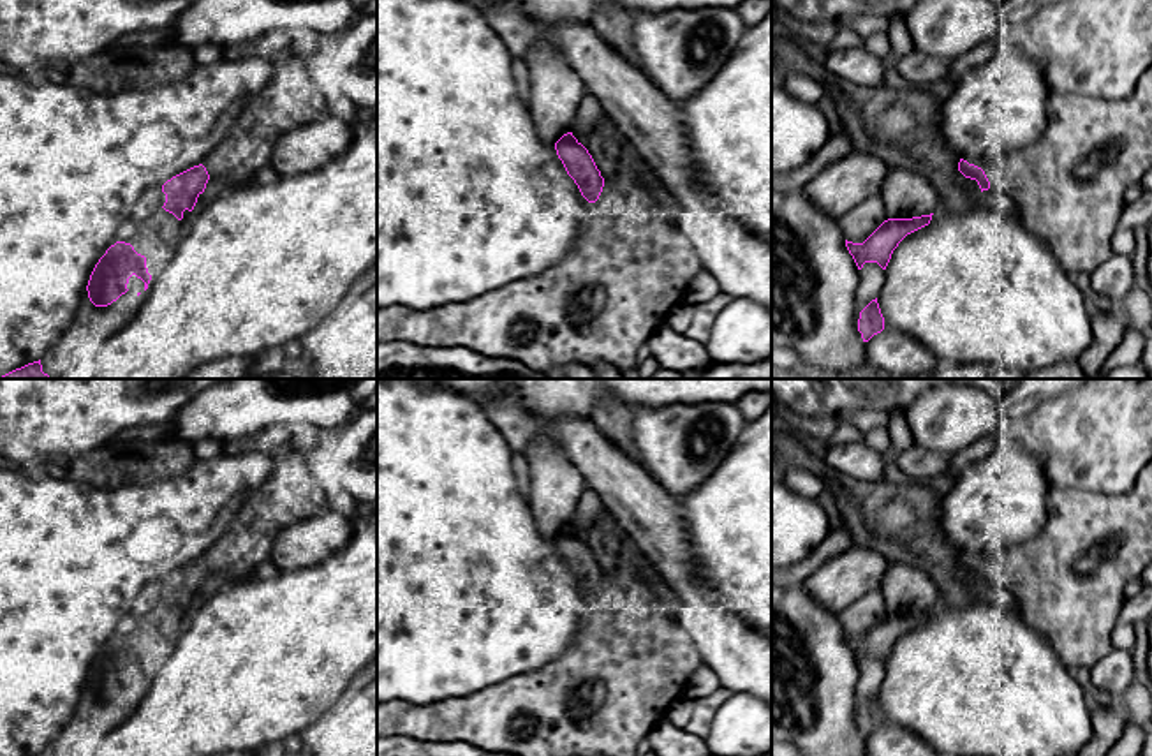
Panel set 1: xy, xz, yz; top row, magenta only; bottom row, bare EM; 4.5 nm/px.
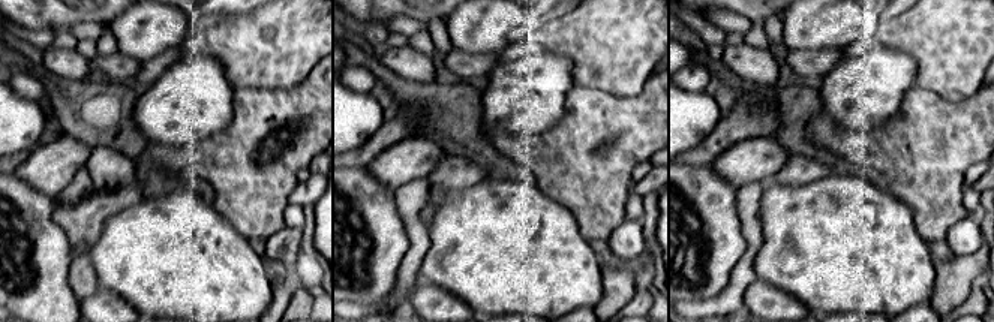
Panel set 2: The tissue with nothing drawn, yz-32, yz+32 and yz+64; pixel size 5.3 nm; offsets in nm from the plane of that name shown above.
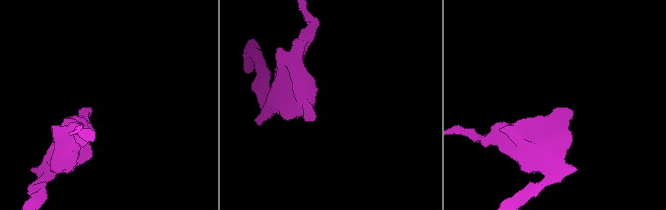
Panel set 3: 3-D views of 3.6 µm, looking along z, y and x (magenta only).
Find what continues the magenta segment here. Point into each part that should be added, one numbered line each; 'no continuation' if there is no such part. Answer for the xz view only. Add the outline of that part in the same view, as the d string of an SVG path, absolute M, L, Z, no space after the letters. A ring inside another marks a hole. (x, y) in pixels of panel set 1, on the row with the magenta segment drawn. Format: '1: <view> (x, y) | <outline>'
1: xz (629, 266) | M624 143L617 171L604 180L592 217L572 250L544 271L509 282L462 303L414 312L395 305L377 310L377 342L419 347L463 345L490 358L523 363L564 379L569 363L606 363L620 374L638 367L638 349L662 326L699 273L701 261L689 236L666 219L643 176L645 160Z

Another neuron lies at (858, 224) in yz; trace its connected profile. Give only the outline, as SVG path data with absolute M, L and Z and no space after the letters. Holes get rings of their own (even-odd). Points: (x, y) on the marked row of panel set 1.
M872 196L861 208L842 217L838 226L847 241L863 243L884 220L888 220L884 203L881 196Z

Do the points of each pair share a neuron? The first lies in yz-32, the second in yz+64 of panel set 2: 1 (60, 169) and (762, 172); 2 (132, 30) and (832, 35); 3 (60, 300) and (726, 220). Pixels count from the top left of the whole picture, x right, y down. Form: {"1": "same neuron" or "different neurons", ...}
{"1": "same neuron", "2": "same neuron", "3": "same neuron"}

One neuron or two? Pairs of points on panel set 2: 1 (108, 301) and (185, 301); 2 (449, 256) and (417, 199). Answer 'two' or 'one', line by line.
1: two
2: two

